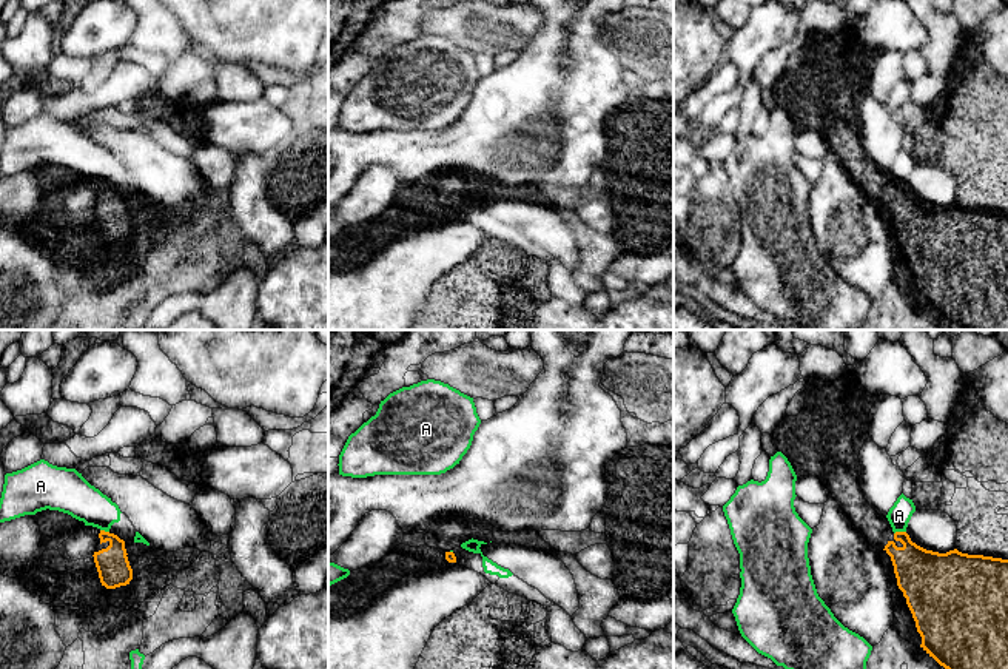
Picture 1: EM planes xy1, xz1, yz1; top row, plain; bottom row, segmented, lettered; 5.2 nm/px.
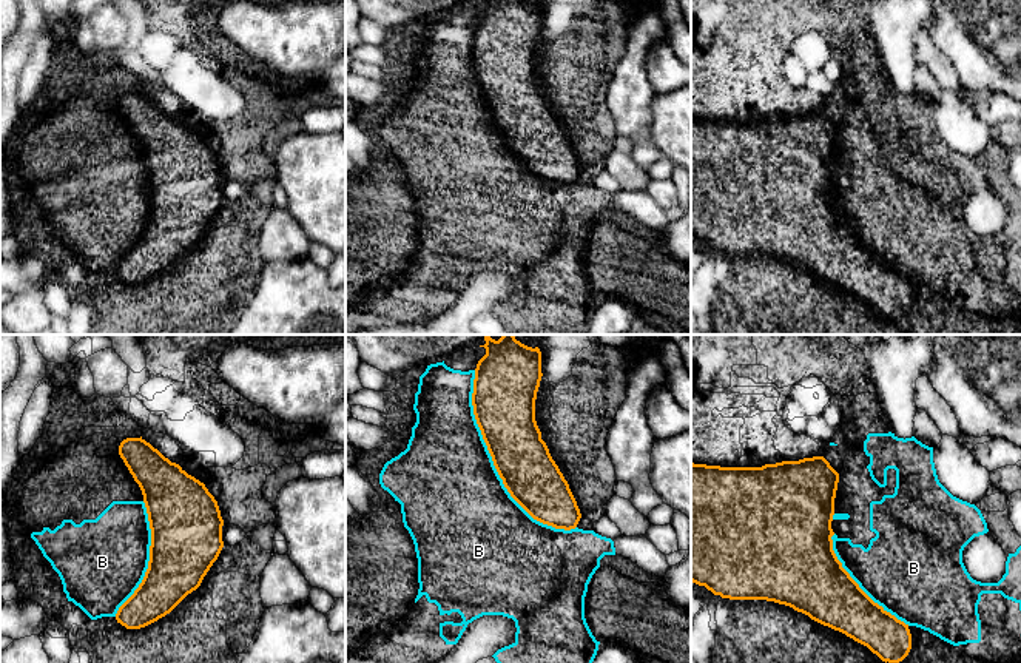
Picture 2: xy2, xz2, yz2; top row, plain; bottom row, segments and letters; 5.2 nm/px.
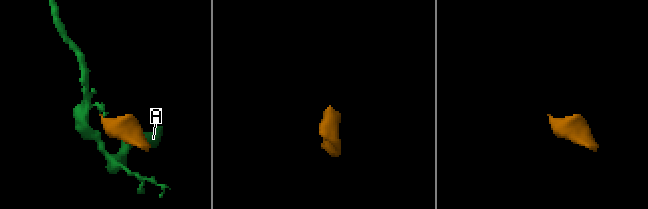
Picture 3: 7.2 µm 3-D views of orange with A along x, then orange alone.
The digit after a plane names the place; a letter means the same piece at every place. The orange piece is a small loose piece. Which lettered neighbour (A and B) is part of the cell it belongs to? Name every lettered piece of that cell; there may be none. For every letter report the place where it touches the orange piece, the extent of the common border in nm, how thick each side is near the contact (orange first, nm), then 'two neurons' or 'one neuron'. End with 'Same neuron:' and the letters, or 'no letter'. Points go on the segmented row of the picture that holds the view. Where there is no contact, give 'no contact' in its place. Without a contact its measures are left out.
A: contact yz1 (899, 532); length 70 nm; calibres 260 and 120 nm; two neurons
B: contact xz2 (494, 464); length 1000 nm; calibres 300 and 500 nm; one neuron
Same neuron: B

